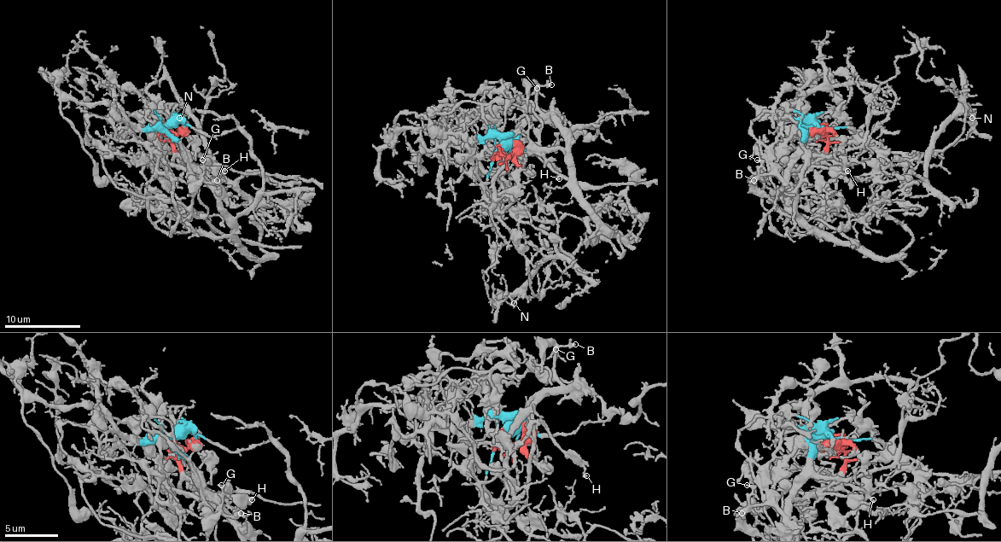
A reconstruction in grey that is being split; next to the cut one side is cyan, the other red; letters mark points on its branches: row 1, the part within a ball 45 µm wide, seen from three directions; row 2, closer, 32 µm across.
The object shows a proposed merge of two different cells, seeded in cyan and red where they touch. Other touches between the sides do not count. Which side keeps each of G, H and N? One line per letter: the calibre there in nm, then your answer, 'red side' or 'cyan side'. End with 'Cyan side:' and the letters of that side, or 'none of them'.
G: 190 nm | red side
H: 240 nm | red side
N: 170 nm | cyan side
Cyan side: N

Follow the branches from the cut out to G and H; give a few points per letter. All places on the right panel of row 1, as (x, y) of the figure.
G: (819, 126), (827, 154), (852, 164), (838, 174), (840, 202), (810, 218), (779, 212), (754, 185), (756, 160)
H: (819, 126), (827, 134), (827, 147), (810, 164), (836, 168), (842, 174), (847, 170)

